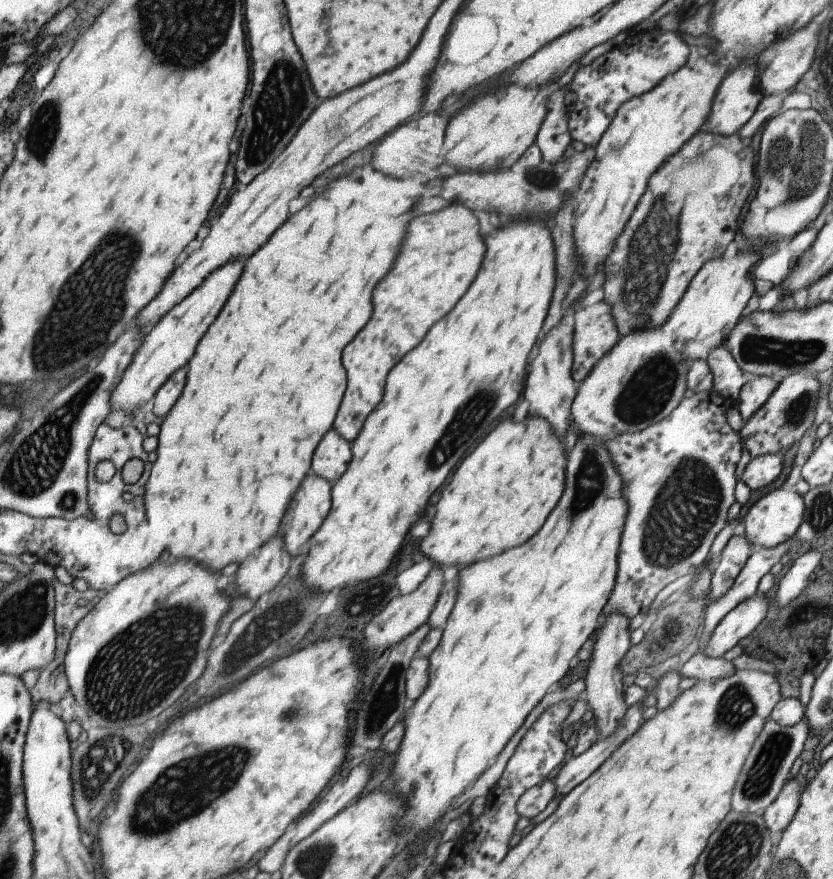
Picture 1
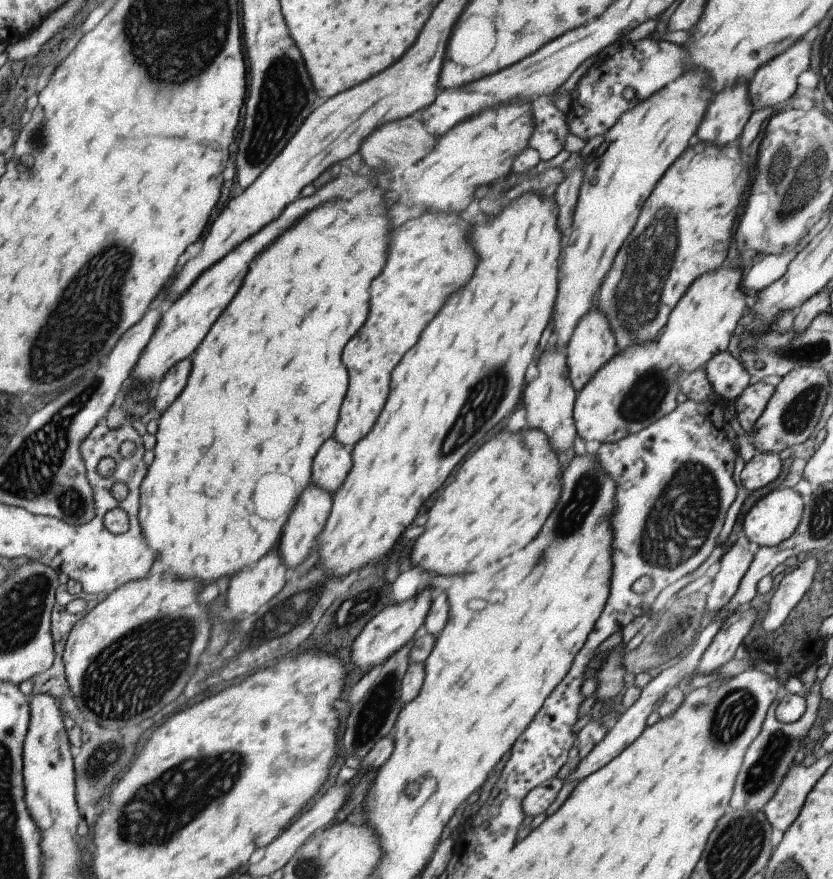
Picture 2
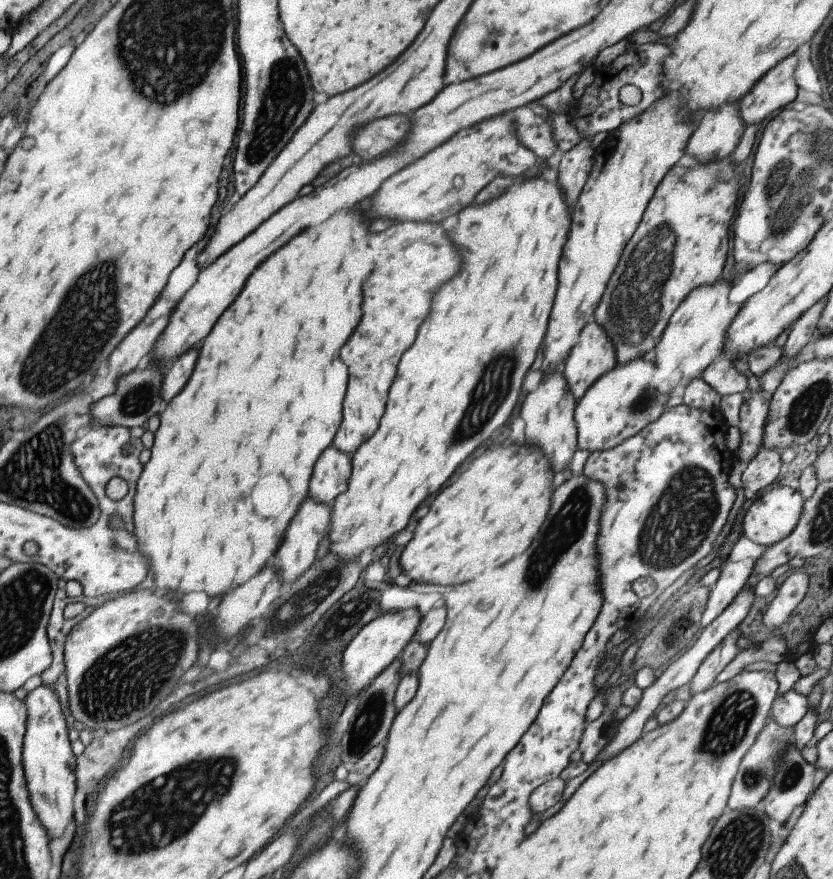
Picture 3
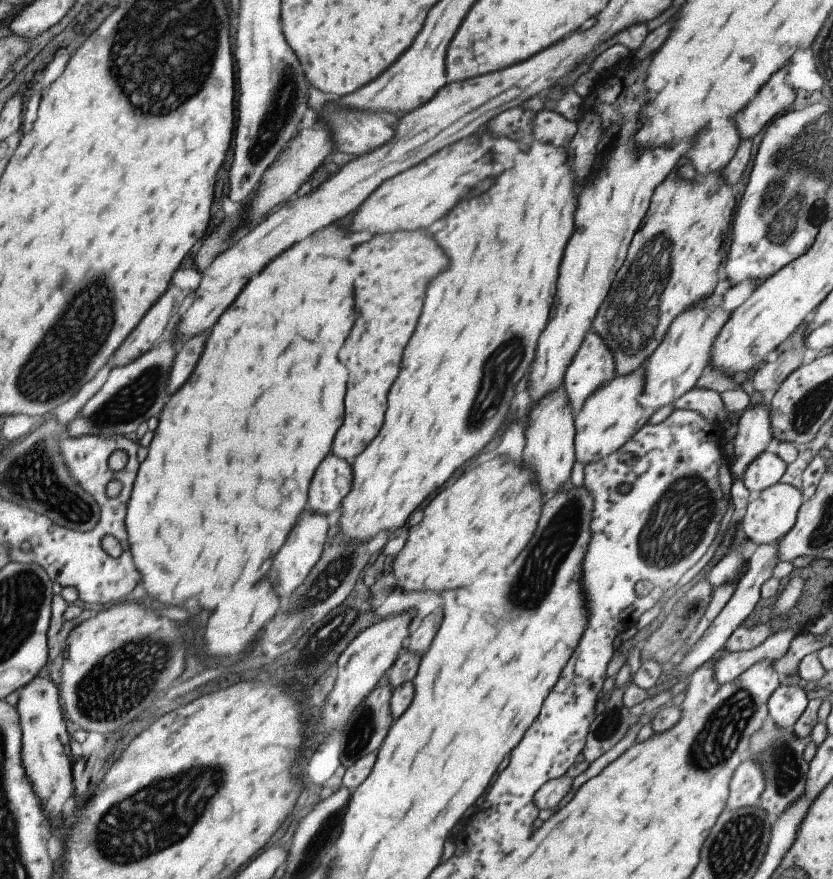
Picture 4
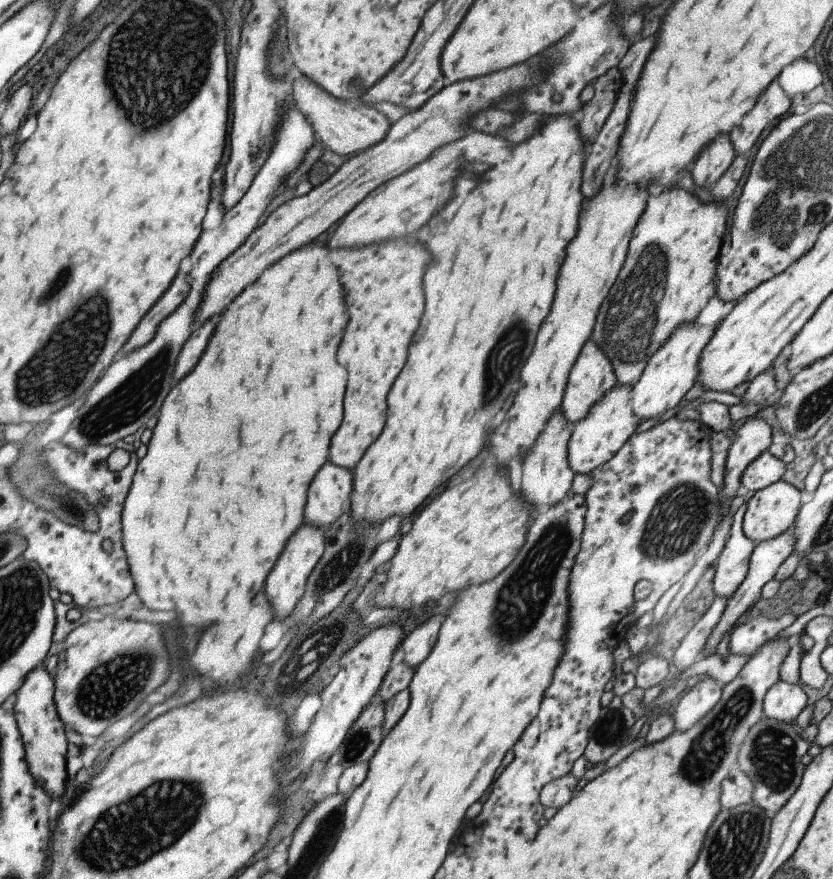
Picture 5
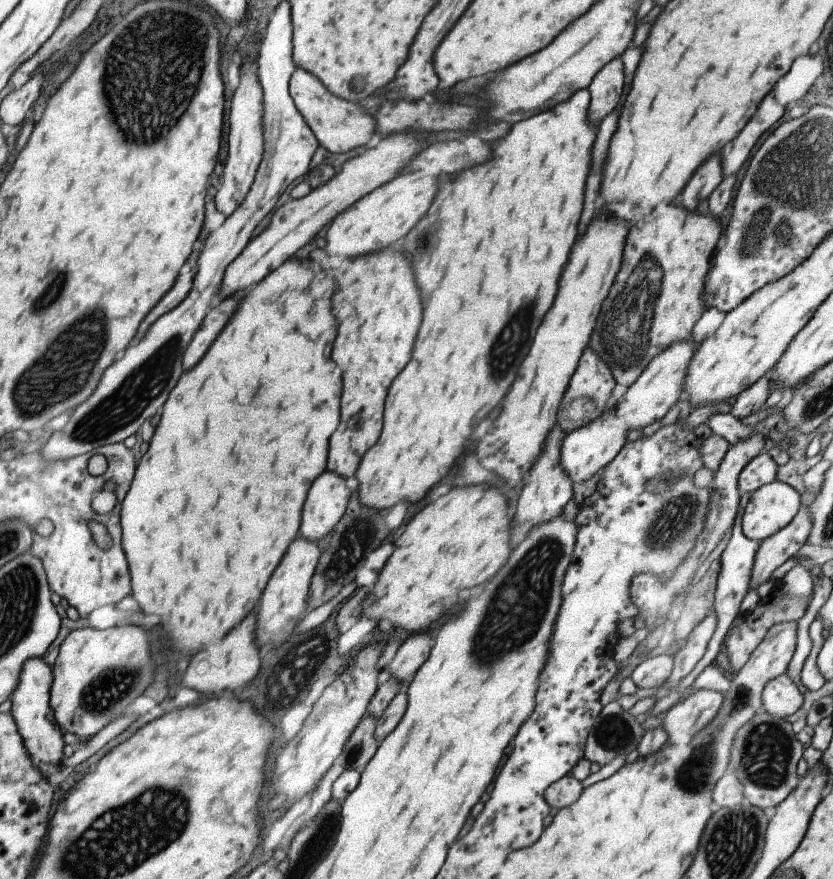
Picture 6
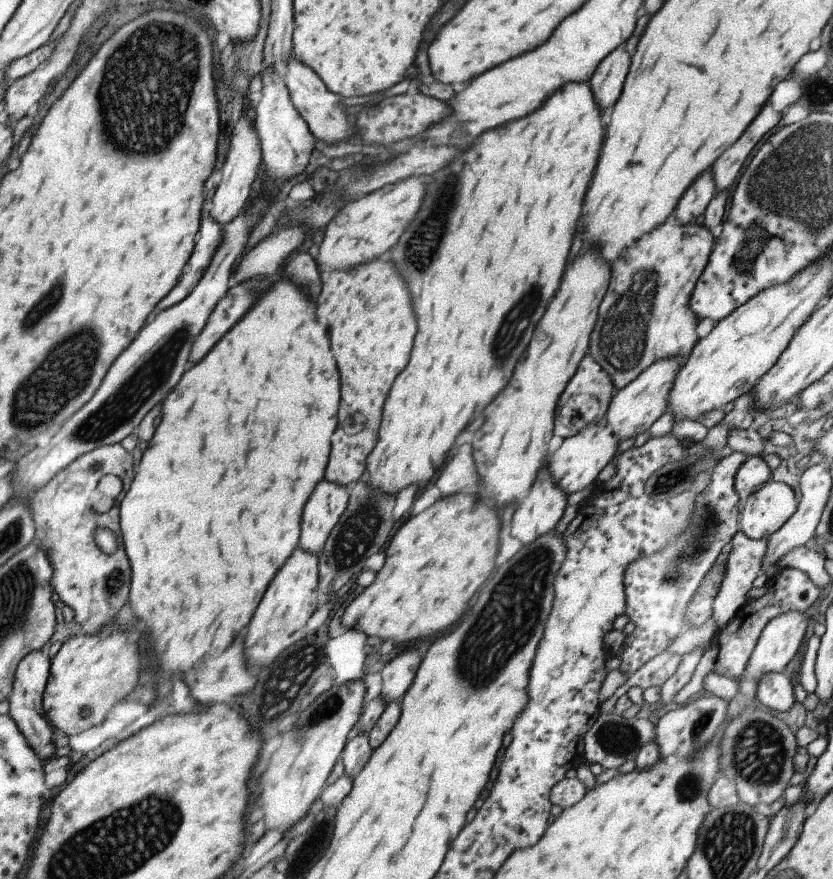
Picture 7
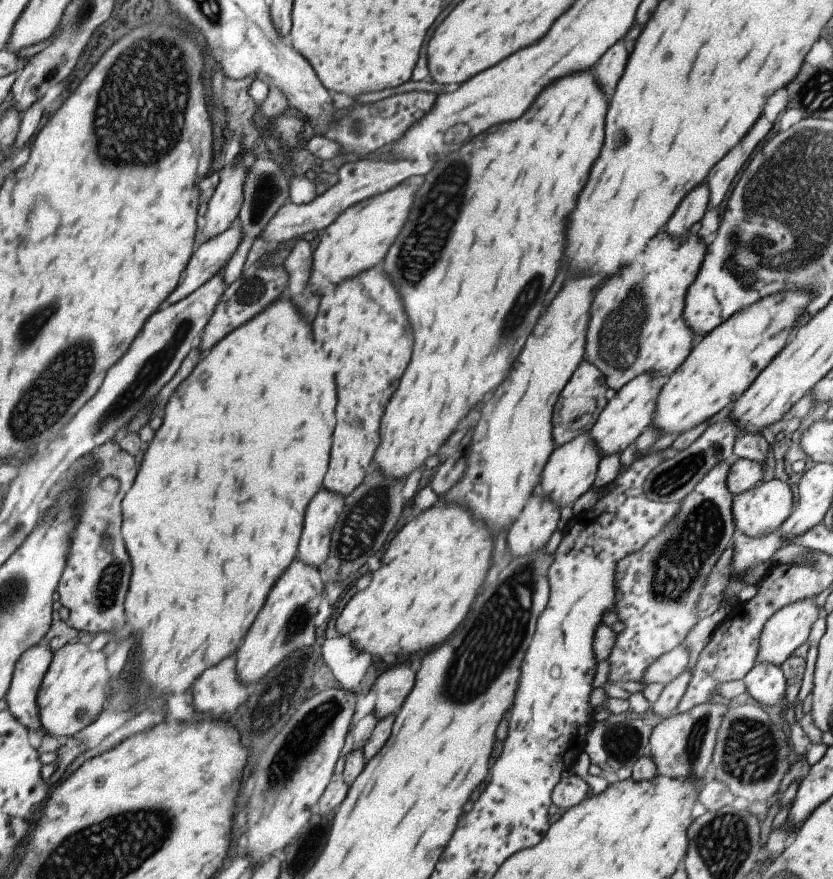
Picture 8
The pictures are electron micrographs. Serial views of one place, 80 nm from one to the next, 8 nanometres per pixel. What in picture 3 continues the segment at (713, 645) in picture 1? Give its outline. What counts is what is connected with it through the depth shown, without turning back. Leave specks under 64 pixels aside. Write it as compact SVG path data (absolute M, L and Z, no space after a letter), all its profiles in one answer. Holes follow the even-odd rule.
M737 627L731 629L701 661L689 682L691 696L700 694L701 691L712 686L714 678L735 658L739 652L736 644L740 634Z

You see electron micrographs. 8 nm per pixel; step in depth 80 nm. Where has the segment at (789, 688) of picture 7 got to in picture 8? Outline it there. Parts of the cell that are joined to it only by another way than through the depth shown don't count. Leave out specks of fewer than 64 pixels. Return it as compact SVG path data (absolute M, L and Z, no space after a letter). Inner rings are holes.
M767 662L756 664L742 679L746 692L762 707L783 705L785 695L785 680L779 666Z

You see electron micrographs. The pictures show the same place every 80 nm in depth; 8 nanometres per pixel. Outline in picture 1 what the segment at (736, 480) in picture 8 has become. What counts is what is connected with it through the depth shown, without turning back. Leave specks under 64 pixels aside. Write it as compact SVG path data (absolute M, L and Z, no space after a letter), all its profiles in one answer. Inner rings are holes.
M775 453L759 455L752 458L745 466L740 479L747 490L761 490L769 486L781 472L780 456Z

